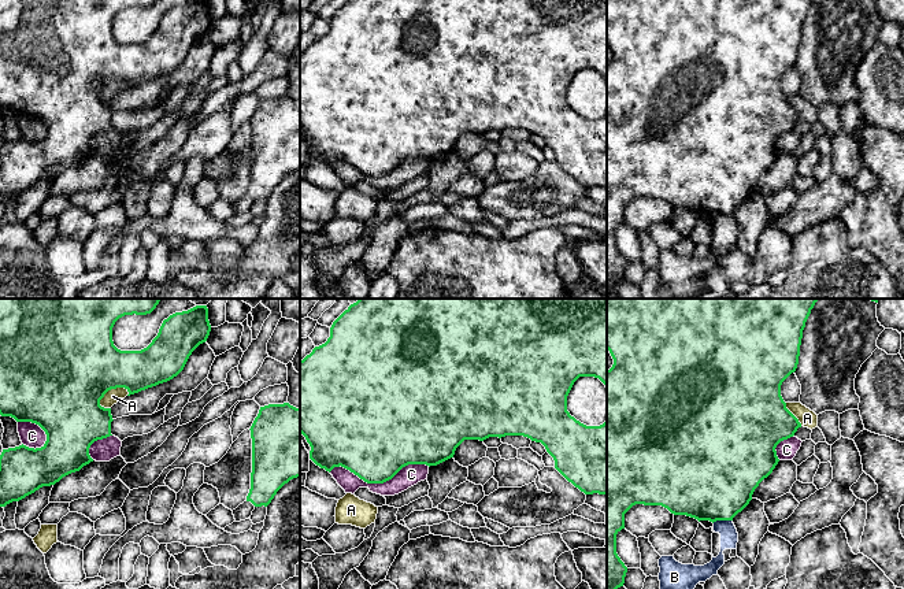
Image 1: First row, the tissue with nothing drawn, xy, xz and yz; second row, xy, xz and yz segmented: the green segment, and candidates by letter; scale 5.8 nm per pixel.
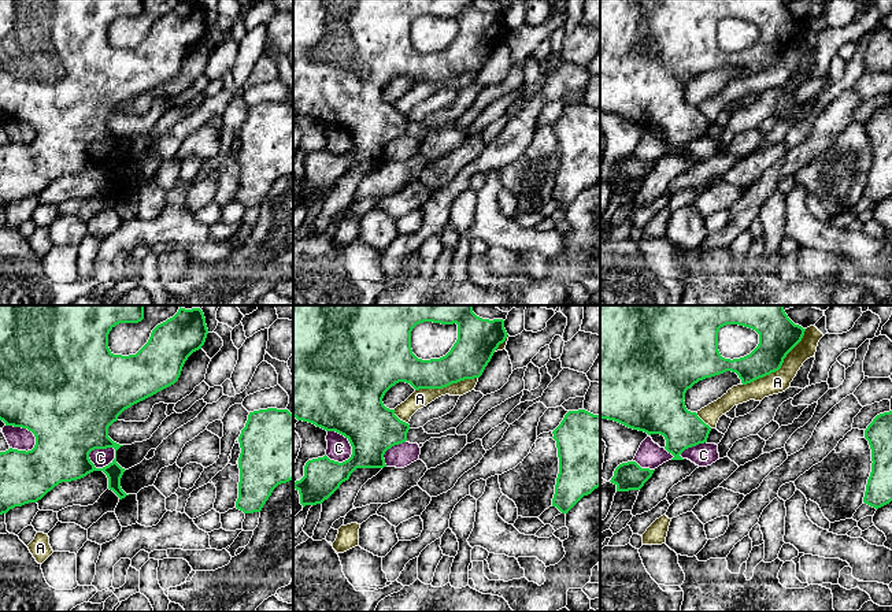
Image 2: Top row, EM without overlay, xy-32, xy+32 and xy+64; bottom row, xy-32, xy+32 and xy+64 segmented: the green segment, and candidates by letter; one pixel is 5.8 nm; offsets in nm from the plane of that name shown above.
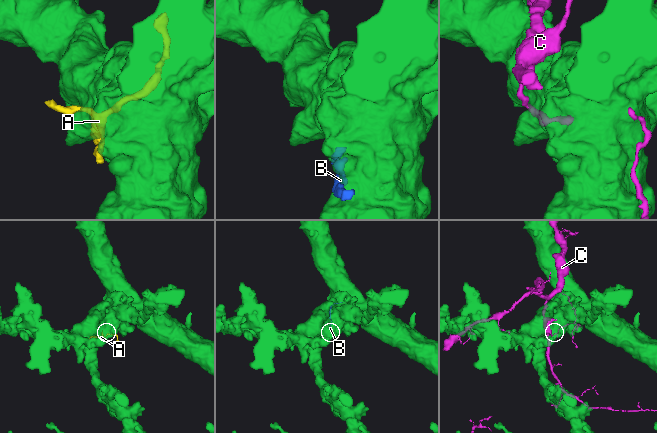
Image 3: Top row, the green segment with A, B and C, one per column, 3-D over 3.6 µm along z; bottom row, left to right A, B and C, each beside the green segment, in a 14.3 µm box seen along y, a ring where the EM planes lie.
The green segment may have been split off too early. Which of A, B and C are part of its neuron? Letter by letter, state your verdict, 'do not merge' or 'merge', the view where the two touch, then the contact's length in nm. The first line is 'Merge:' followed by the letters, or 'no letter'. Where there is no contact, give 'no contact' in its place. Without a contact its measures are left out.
Merge: A, B
A: merge; contact in xy; length 200 nm
B: merge; contact in yz; length 120 nm
C: do not merge; contact in xz; length 600 nm

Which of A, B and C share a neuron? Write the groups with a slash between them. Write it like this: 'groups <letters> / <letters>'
groups A B / C

